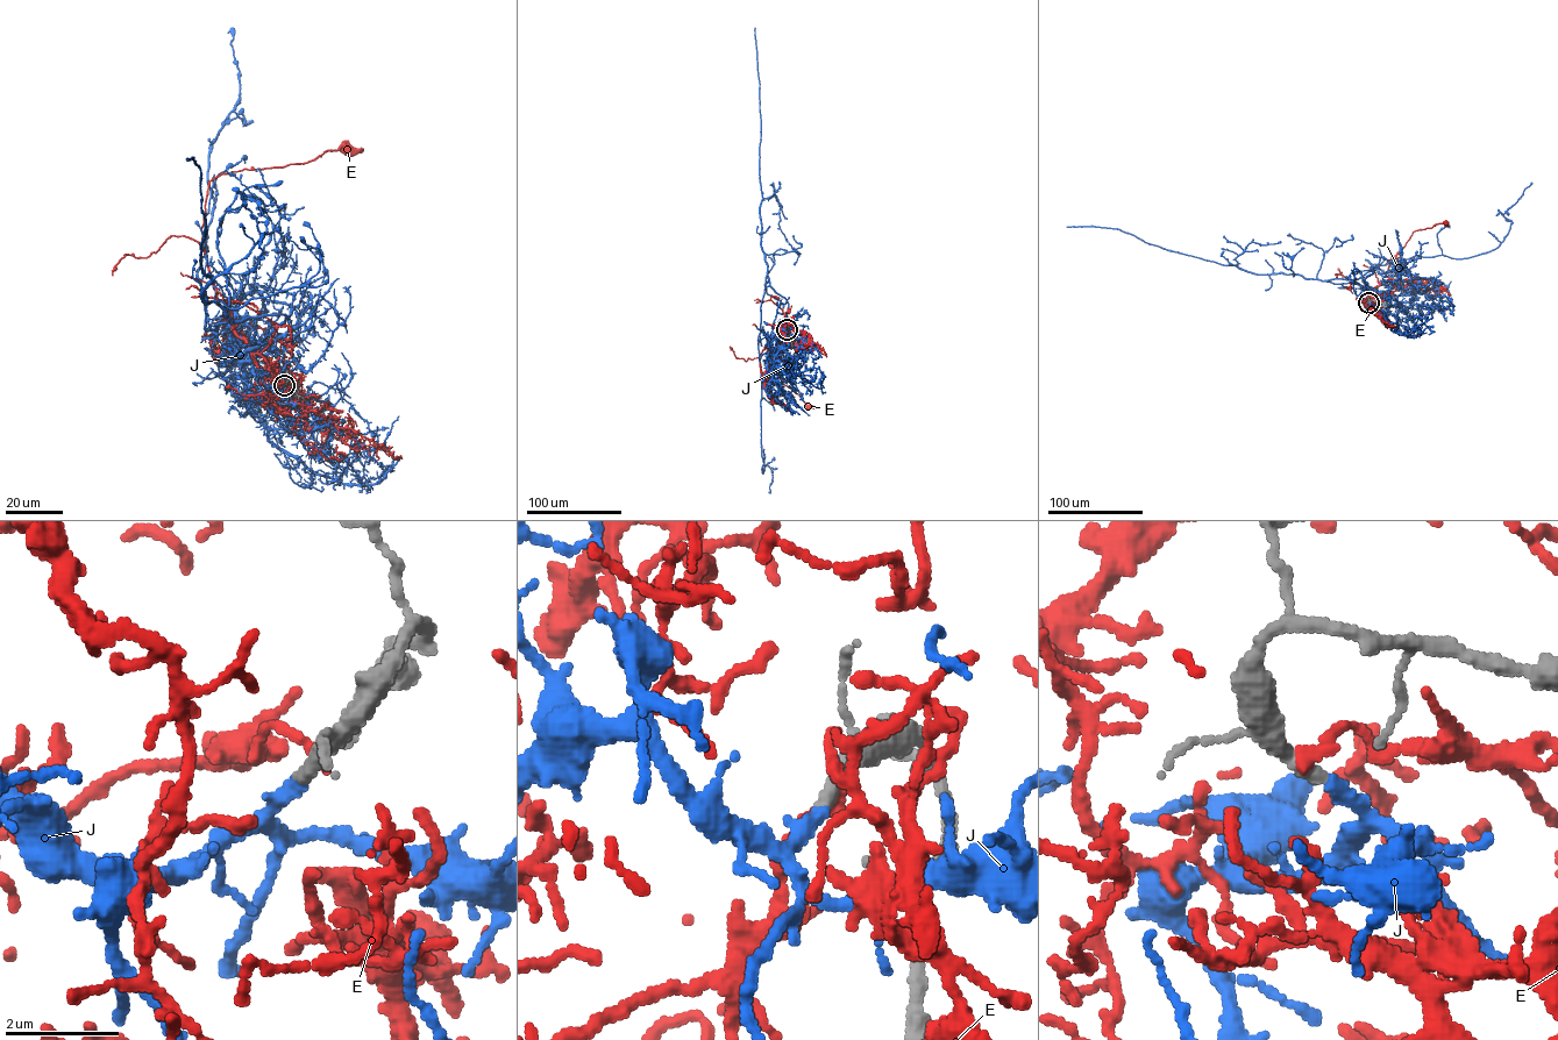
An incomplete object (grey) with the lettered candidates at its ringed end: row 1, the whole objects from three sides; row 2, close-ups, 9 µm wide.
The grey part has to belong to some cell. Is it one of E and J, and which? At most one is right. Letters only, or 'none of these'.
J

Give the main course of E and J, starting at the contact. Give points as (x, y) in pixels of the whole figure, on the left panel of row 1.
E: (284, 384), (263, 384), (248, 347), (218, 301), (201, 240), (207, 187), (223, 173), (306, 163), (347, 149)
J: (284, 385), (236, 356), (286, 317), (205, 328), (197, 277), (208, 155), (240, 93), (230, 28)

